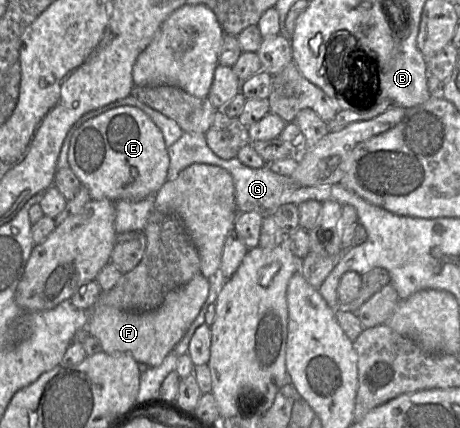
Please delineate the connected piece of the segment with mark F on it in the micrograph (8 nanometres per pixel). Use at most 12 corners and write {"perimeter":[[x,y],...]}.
{"perimeter":[[201,273],[148,312],[100,307],[88,332],[107,354],[159,366],[198,316]]}

